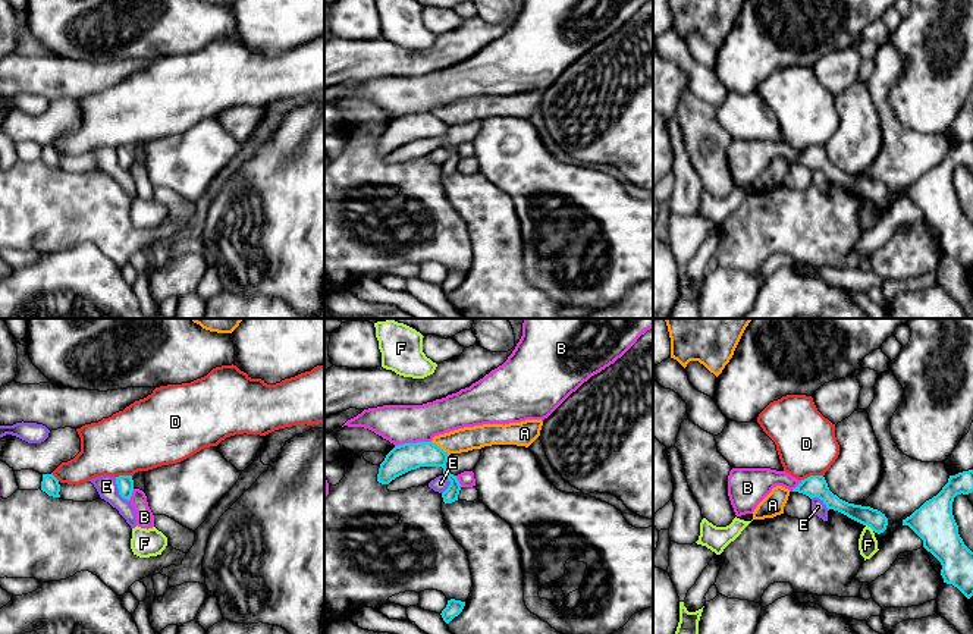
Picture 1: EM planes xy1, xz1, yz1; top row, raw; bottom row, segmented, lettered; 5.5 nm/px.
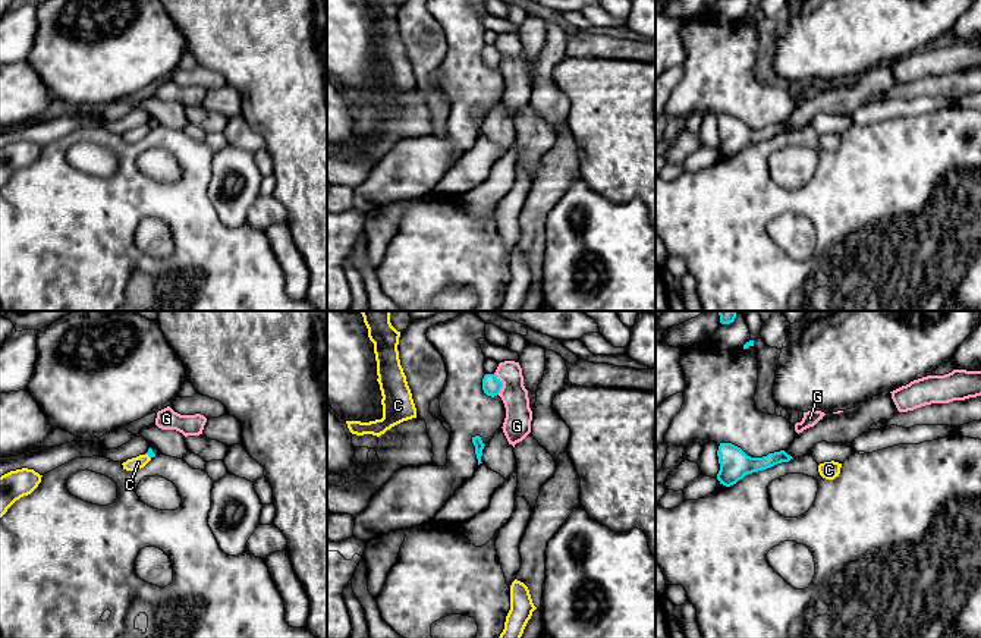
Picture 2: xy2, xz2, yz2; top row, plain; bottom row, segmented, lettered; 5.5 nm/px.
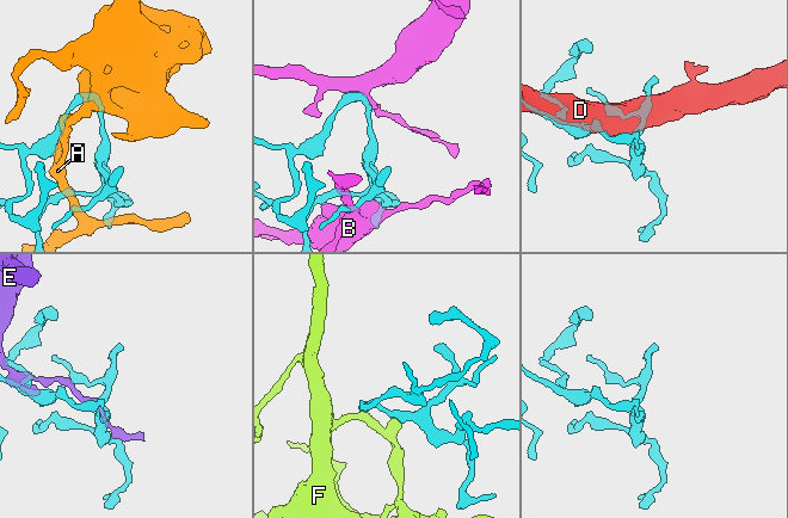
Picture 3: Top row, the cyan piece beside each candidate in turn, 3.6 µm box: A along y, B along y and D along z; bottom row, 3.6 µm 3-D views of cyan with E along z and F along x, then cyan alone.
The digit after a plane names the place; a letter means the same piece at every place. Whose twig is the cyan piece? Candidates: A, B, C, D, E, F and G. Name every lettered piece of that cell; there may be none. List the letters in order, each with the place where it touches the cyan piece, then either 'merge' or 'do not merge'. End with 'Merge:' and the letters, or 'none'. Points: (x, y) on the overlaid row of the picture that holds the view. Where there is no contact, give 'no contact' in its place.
A: contact xz1 (439, 448); do not merge
B: contact xz1 (413, 443); do not merge
C: contact xy2 (148, 455); do not merge
D: contact yz1 (812, 476); do not merge
E: contact xy1 (119, 490); do not merge
F: contact yz1 (871, 527); do not merge
G: contact xz2 (502, 383); do not merge
Merge: none

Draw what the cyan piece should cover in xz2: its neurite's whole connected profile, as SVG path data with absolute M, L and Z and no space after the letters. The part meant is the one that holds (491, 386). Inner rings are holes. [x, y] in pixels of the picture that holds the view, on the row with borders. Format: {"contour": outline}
{"contour": "M485 374L482 378L482 390L487 396L497 396L503 387L503 383L497 378L496 374Z"}

